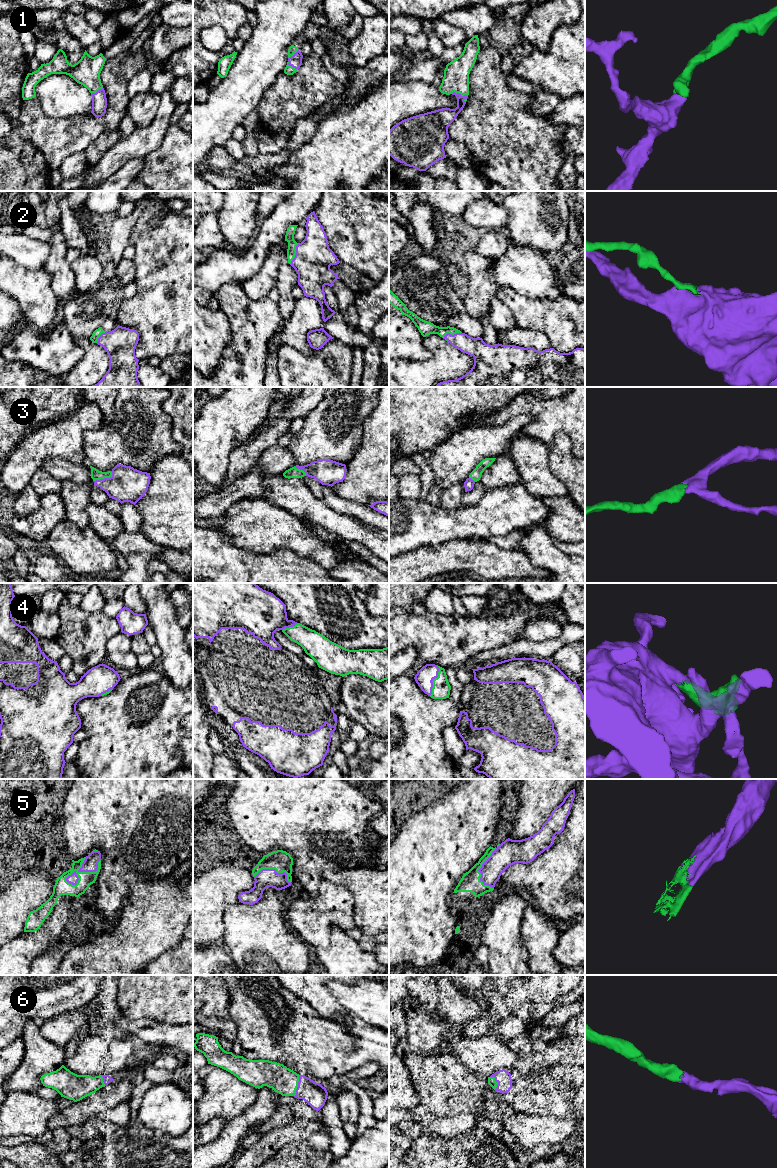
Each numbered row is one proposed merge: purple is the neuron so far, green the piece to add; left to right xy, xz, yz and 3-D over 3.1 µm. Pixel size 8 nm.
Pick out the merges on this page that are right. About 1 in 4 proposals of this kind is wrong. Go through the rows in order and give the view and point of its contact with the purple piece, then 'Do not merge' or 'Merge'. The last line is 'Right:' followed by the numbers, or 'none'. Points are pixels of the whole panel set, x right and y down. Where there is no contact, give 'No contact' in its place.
1: Touches purple at yz (458, 93). Merge
2: Touches purple at yz (450, 334). Merge
3: Touches purple at xy (104, 478). Merge
4: Touches purple at yz (432, 680). Merge
5: Touches purple at xy (85, 871). Merge
6: Touches purple at xz (298, 1086). Merge
Right: 1, 2, 3, 4, 5, 6

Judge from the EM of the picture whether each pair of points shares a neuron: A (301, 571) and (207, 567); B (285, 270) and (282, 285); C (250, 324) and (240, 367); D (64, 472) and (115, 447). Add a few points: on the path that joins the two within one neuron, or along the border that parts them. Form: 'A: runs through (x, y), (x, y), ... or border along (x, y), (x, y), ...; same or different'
A: runs through (278, 571), (230, 571); same
B: runs through (285, 274), (285, 281); same
C: runs through (250, 335), (245, 356); same
D: border along (87, 462), (90, 465); different

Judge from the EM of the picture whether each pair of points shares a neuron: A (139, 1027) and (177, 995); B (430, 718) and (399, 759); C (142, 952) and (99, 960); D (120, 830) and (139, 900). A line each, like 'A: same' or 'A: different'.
A: different
B: same
C: same
D: different

